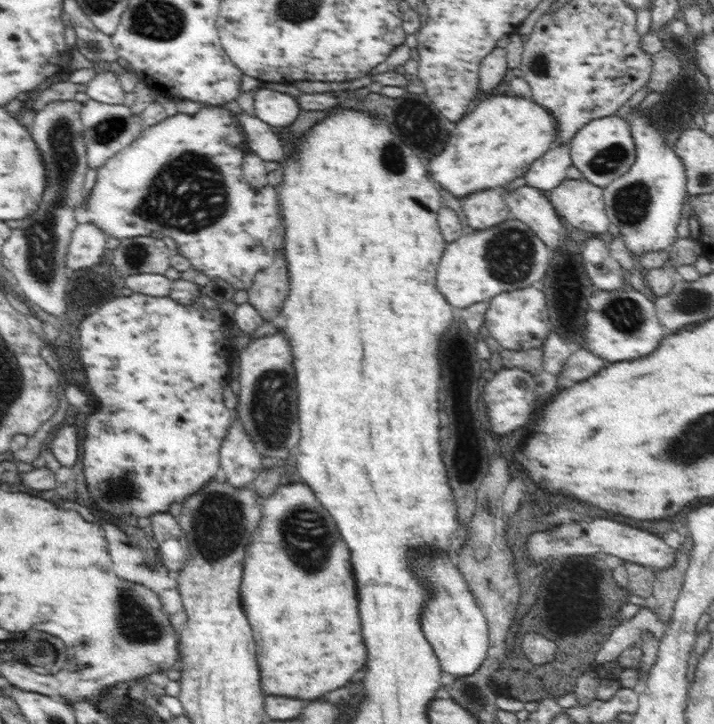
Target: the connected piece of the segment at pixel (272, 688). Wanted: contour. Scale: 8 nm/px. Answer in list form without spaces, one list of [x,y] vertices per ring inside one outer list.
[[[292,482],[280,485],[271,496],[260,498],[259,505],[261,519],[248,542],[240,598],[254,630],[262,690],[264,694],[312,700],[350,682],[368,660],[368,650],[360,634],[357,586],[350,552],[332,516],[306,484]]]

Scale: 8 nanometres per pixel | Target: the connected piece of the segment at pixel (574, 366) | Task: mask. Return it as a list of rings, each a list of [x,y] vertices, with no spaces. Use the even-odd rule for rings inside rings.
[[[574,349],[572,356],[564,363],[562,370],[556,378],[559,388],[568,382],[580,382],[596,374],[601,368],[609,365],[603,358],[588,352],[586,349]]]

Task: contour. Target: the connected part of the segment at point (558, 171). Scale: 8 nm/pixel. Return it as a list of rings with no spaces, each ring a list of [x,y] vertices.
[[[568,144],[552,146],[532,162],[523,177],[532,188],[551,191],[566,180],[566,169],[572,164]]]

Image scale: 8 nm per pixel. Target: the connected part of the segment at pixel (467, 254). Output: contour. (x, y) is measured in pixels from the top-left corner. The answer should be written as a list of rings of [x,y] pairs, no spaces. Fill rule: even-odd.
[[[509,219],[493,228],[468,230],[455,242],[448,243],[437,267],[436,284],[444,298],[454,308],[468,308],[477,302],[488,301],[497,294],[532,286],[545,278],[549,268],[551,249],[538,238],[532,228],[517,219]]]

